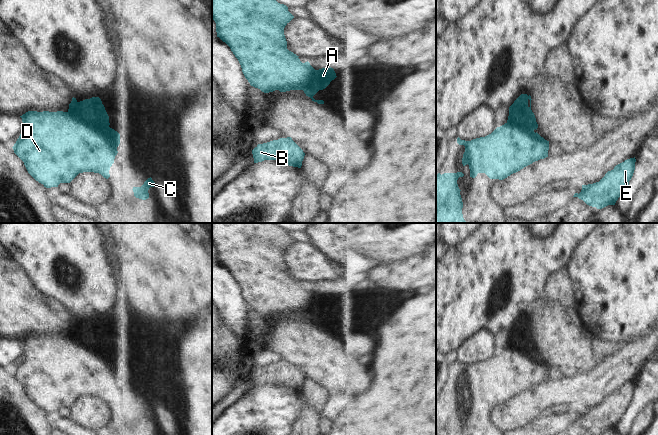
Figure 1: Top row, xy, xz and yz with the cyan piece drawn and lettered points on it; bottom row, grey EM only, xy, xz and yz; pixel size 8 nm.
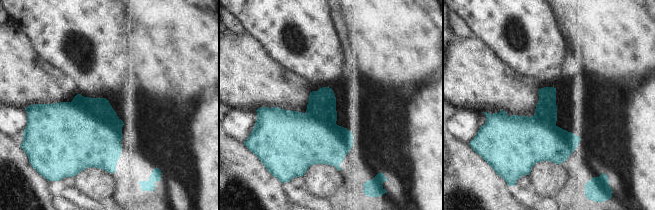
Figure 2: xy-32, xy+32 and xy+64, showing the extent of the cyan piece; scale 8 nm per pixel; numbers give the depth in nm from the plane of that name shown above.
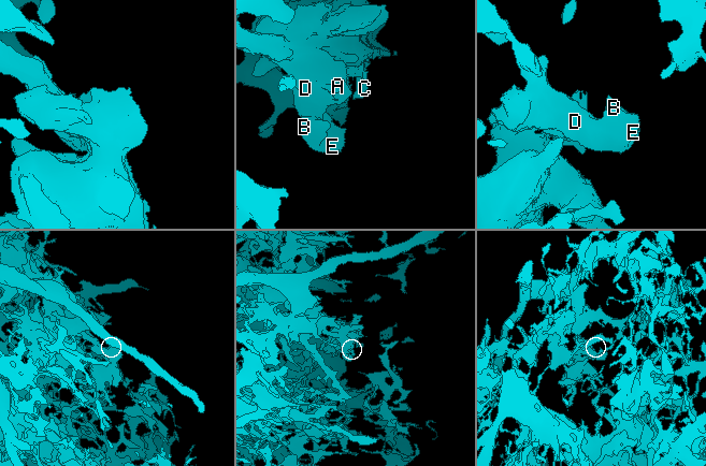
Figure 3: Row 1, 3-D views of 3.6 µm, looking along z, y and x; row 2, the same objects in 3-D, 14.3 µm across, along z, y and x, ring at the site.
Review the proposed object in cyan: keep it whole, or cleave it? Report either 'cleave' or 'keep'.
keep

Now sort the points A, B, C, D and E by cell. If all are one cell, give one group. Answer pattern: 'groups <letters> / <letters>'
groups A B C D E

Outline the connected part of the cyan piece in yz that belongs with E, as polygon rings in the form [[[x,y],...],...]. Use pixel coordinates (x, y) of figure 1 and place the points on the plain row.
[[[634,381],[616,389],[599,406],[582,409],[581,416],[579,418],[575,417],[573,421],[578,421],[587,429],[597,433],[615,429],[629,409],[635,394],[635,386],[636,383]]]

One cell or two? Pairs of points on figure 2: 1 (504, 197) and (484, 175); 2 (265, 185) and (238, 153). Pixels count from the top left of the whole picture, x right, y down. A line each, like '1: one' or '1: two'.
1: one
2: one

